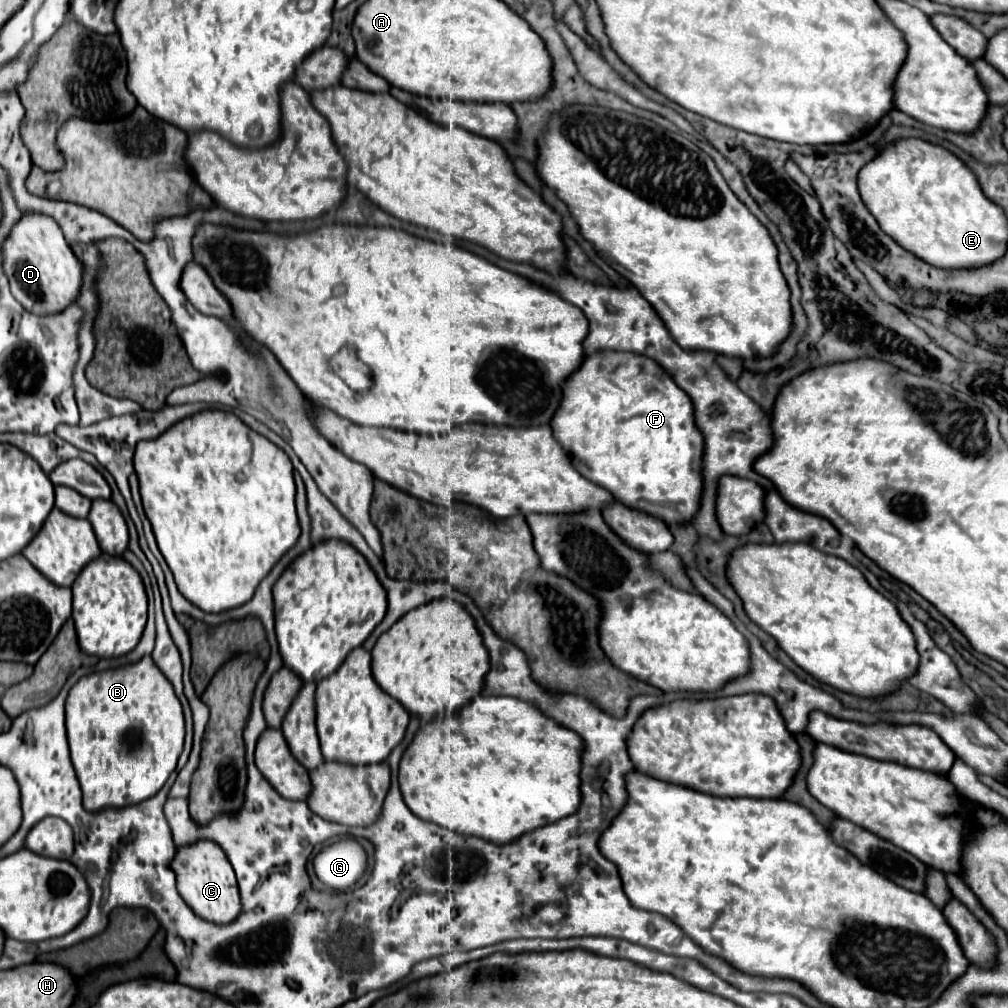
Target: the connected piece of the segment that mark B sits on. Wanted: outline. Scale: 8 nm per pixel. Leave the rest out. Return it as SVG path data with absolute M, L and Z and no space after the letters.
M150 657L140 659L134 665L126 665L114 671L104 671L104 673L92 673L88 677L82 677L68 693L66 699L66 731L68 731L68 743L70 743L70 753L72 753L72 765L76 769L80 787L82 787L82 795L84 795L84 809L90 813L100 813L104 809L122 809L128 805L138 805L150 797L154 797L162 785L168 781L170 773L176 769L178 757L182 755L184 749L184 717L182 717L182 705L178 701L178 697L174 695L174 689L170 687L170 681L162 675L162 671L158 671L158 667L154 667L154 661Z

